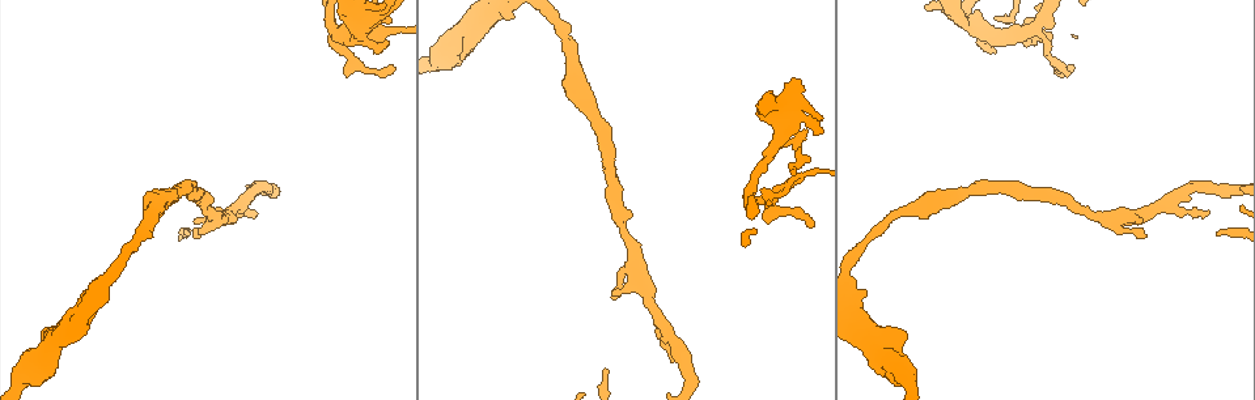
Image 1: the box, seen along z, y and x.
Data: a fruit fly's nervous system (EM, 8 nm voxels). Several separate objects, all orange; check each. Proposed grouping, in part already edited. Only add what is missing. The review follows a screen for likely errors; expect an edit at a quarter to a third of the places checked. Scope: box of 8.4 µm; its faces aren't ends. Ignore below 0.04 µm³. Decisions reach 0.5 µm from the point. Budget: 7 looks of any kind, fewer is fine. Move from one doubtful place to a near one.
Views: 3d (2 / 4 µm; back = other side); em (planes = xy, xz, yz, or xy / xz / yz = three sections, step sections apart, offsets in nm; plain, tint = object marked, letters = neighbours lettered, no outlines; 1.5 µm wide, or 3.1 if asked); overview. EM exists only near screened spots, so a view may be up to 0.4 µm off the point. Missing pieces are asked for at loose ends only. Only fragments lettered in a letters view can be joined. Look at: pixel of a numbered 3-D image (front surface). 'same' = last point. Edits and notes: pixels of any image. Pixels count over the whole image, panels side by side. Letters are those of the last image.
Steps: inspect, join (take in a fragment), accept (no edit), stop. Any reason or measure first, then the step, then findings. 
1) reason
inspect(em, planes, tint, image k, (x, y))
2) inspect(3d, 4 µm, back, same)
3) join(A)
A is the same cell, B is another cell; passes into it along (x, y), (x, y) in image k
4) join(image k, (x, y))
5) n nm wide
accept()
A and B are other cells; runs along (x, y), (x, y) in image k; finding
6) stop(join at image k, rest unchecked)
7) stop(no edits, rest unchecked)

an open end
inspect(3d, 2 µm, image 1, (804, 131))

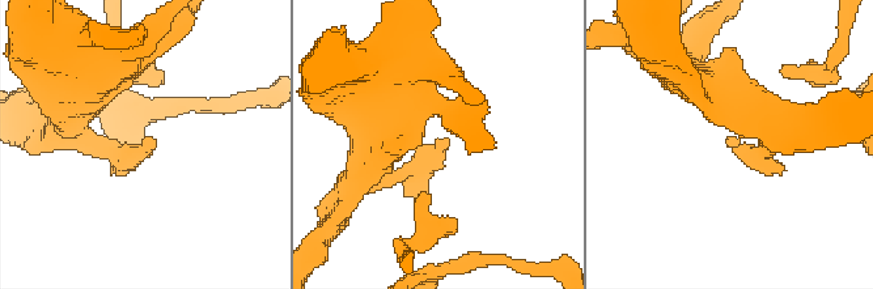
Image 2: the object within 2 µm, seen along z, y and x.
inspect(em, planes, letters, image 2, (445, 138))

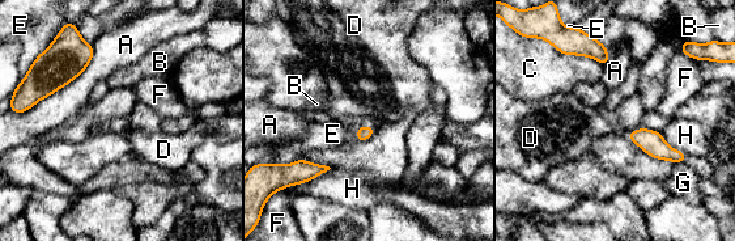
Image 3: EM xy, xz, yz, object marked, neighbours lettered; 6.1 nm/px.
accept()
A, B, C, D, E, F, G and H are other cells; border along (302, 159), (287, 164) in image 3; none of them fits

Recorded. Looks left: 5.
thin end
inspect(3d, 4 µm, image 1, (1073, 69))

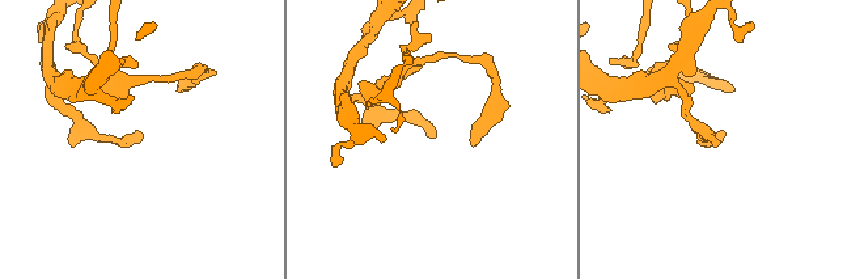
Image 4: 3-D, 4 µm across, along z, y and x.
inspect(em, planes, tint, image 4, (133, 134))

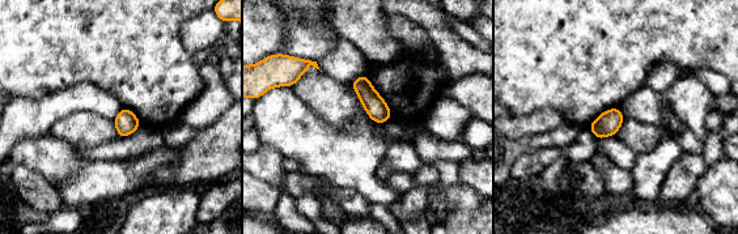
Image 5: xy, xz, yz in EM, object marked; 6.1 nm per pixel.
what lies round it
inspect(em, planes, letters, same)

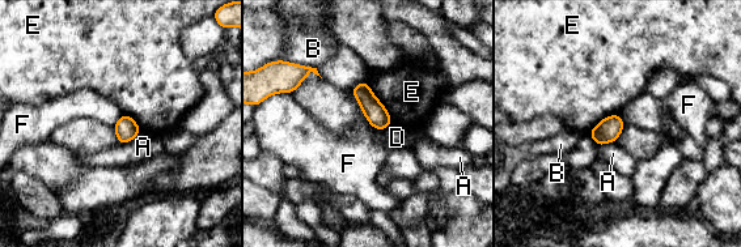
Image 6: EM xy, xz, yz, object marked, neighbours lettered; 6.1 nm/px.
accept()
A, B, D, E and F are other cells; border along (350, 89), (360, 107) in image 6; no lettered fragment goes on from it

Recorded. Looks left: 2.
thin end
inspect(em, planes, letters, image 1, (670, 361))

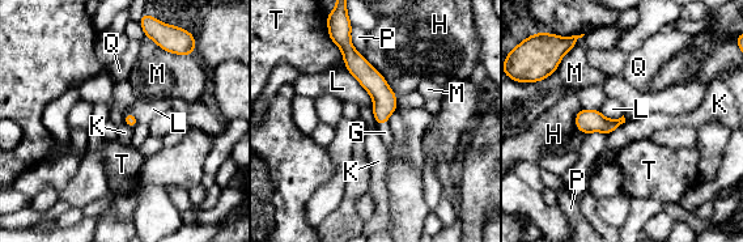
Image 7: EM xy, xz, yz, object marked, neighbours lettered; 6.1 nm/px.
join(G)
G is the same cell, H, K, L, M, P, Q and T are other cells; passes into it along (385, 100), (382, 123), (385, 132) in image 7; the neuron continues

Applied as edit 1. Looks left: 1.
stop(join at image 7, rest unchecked)

